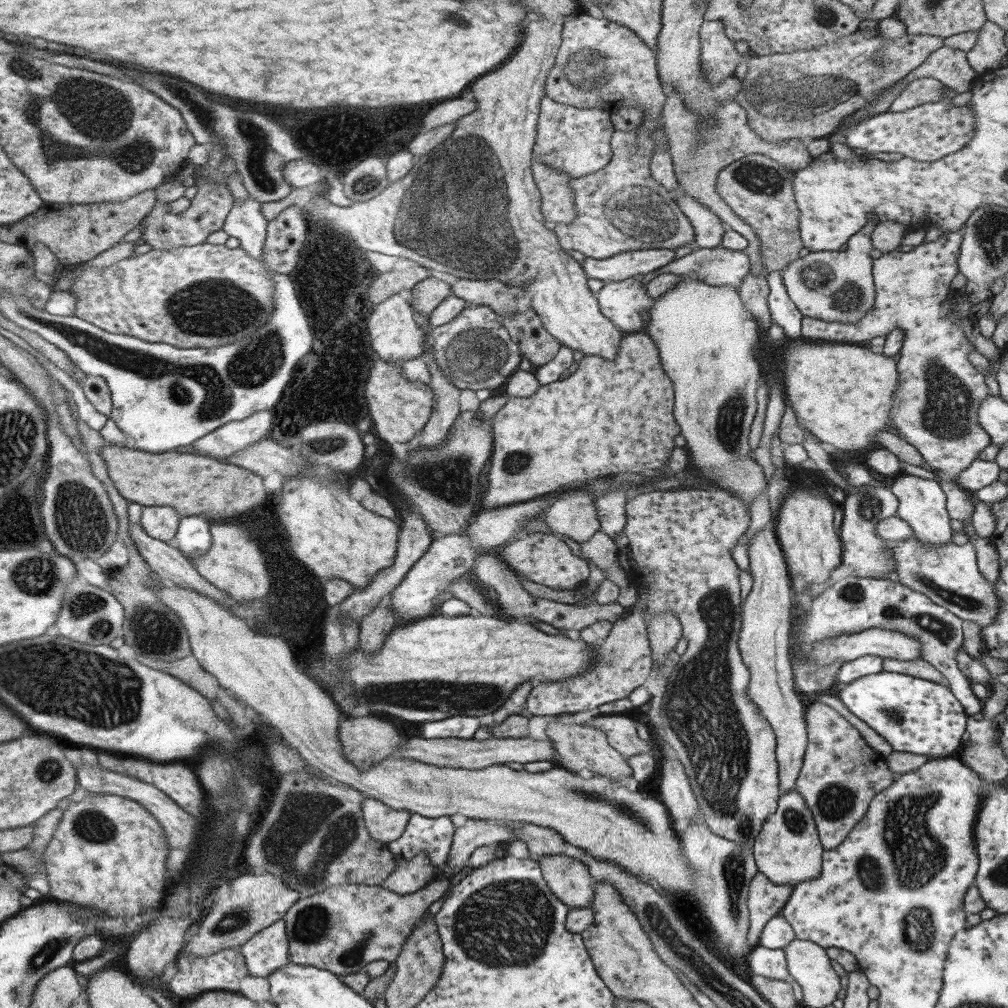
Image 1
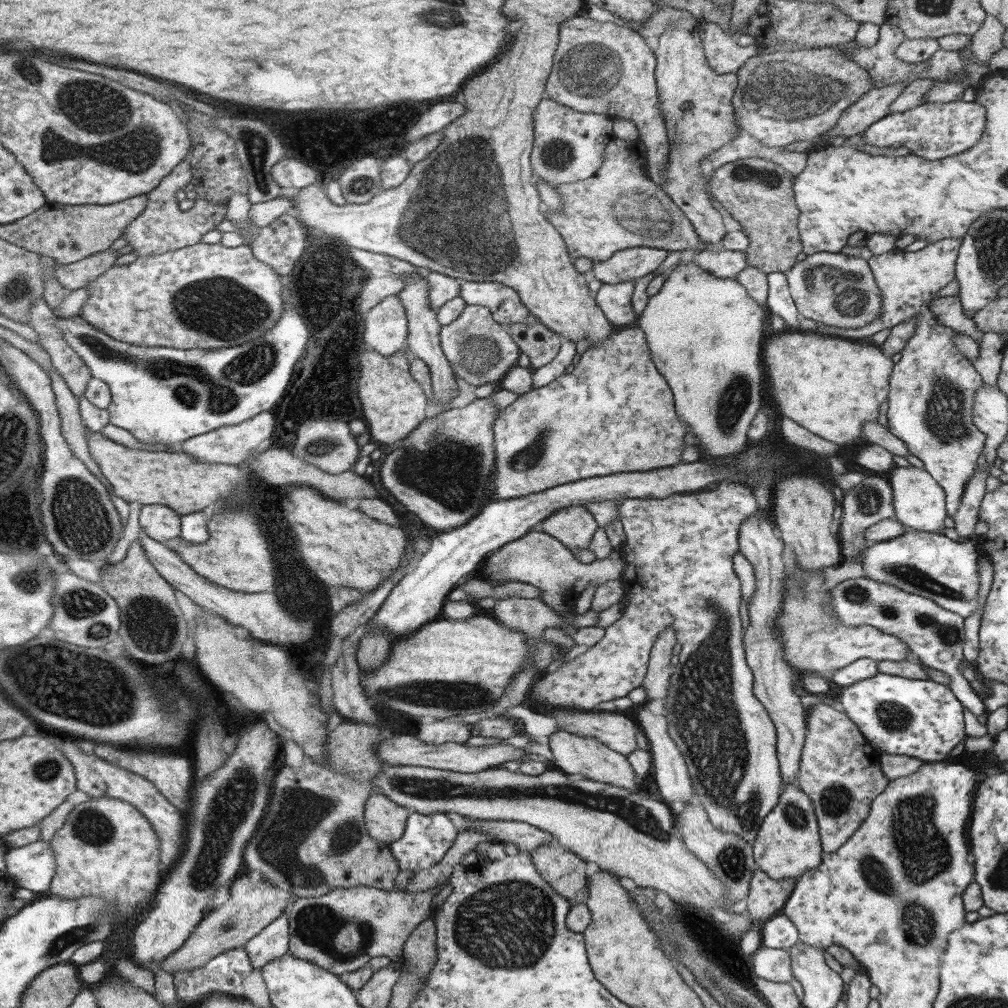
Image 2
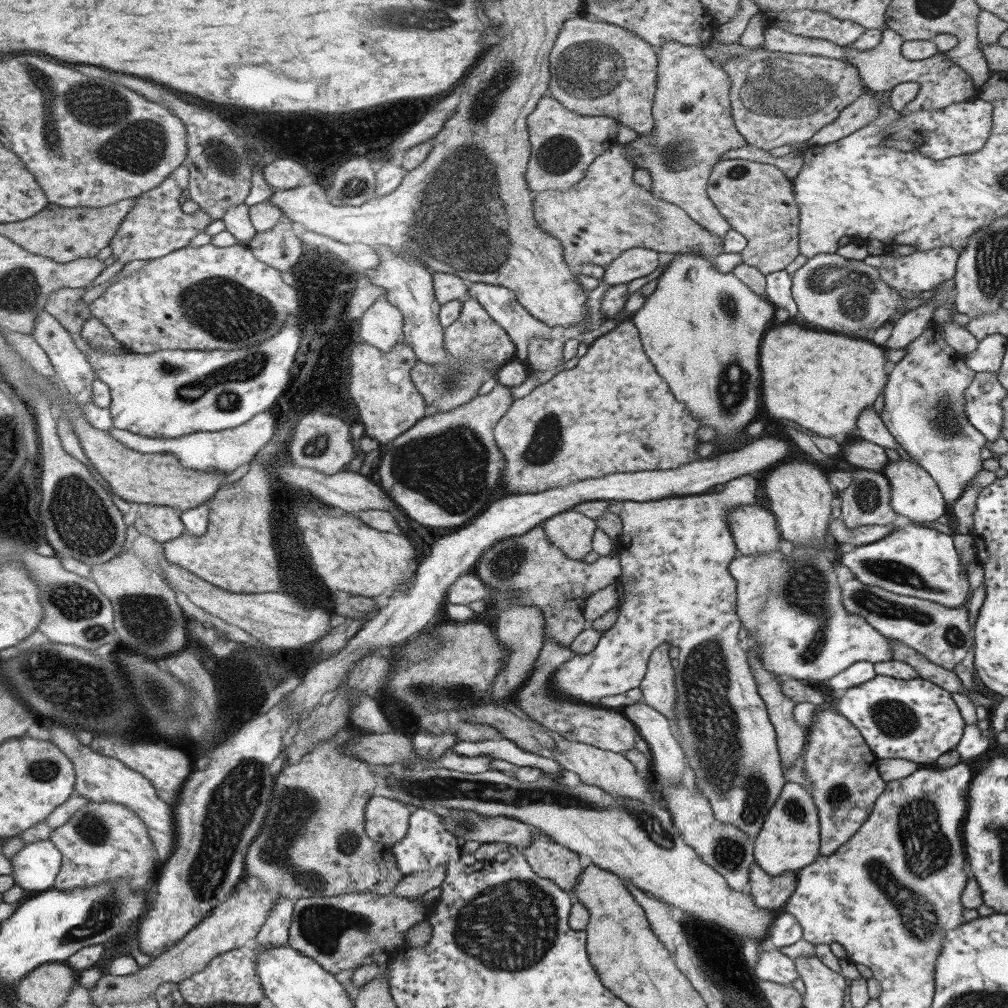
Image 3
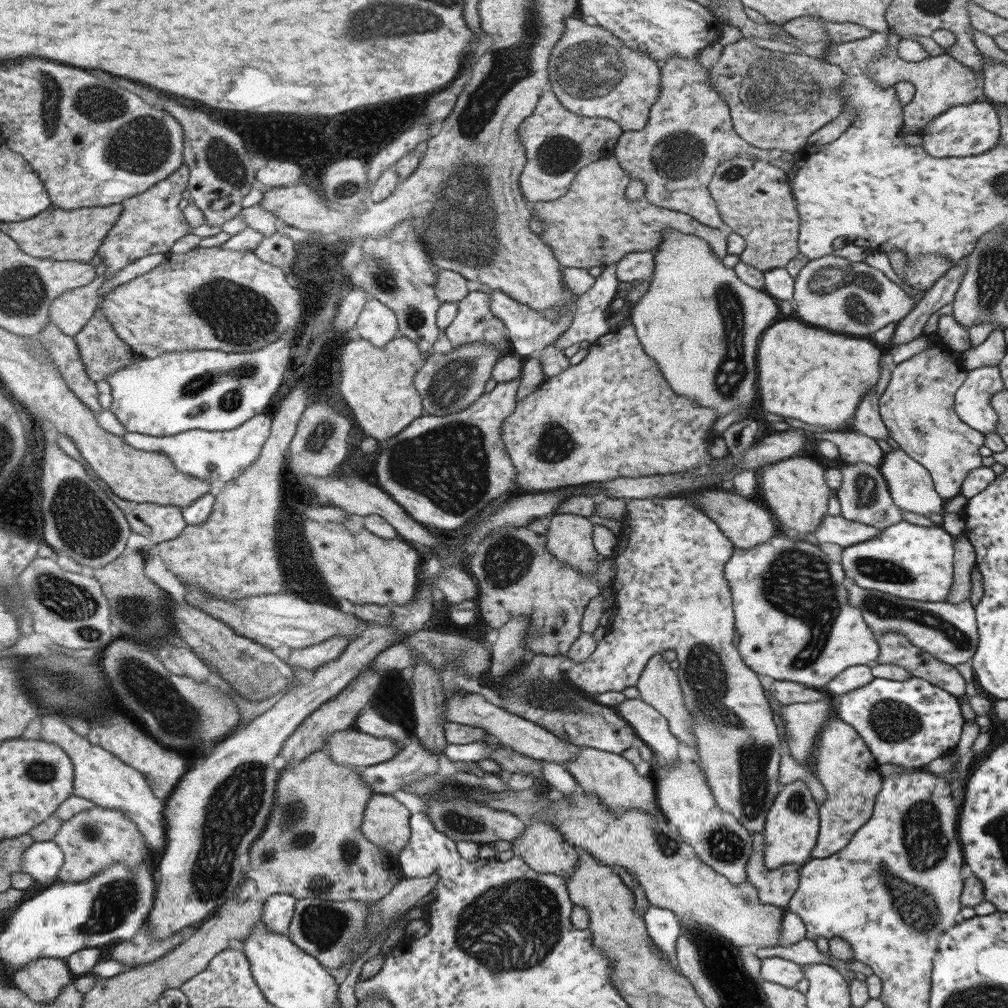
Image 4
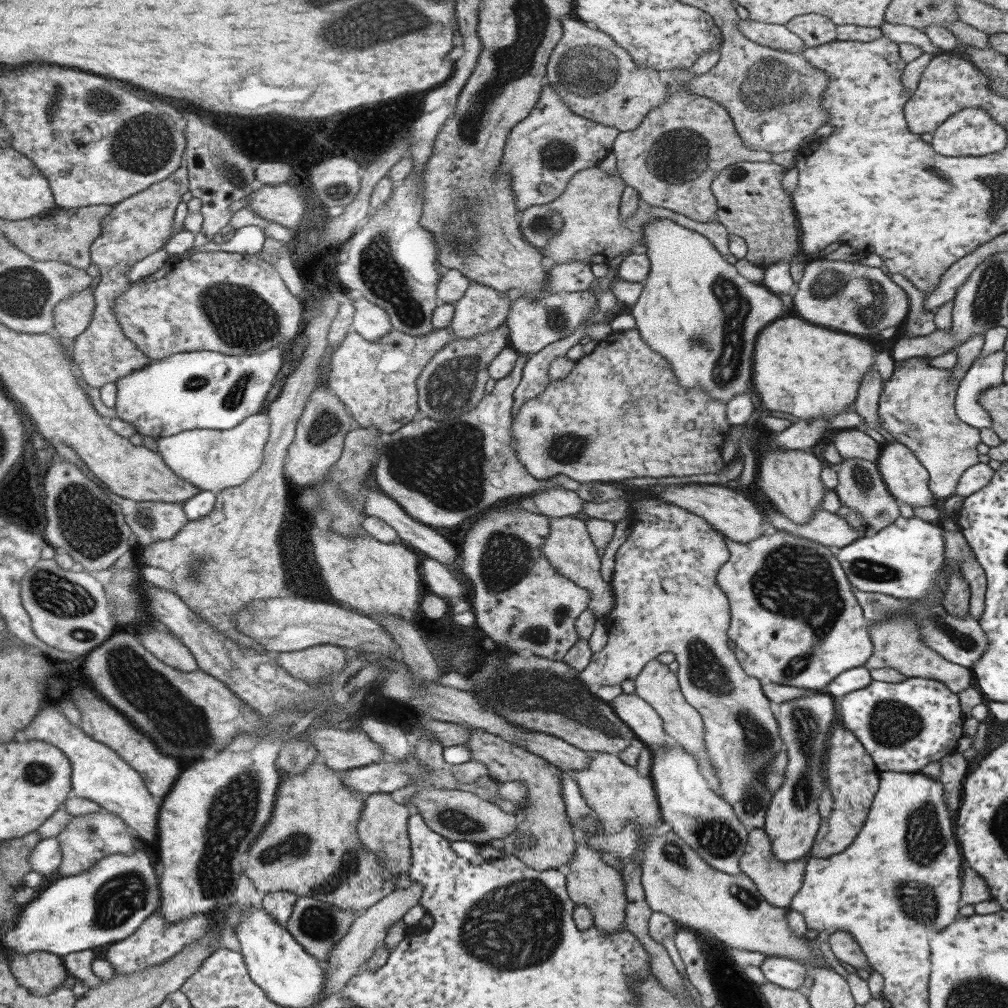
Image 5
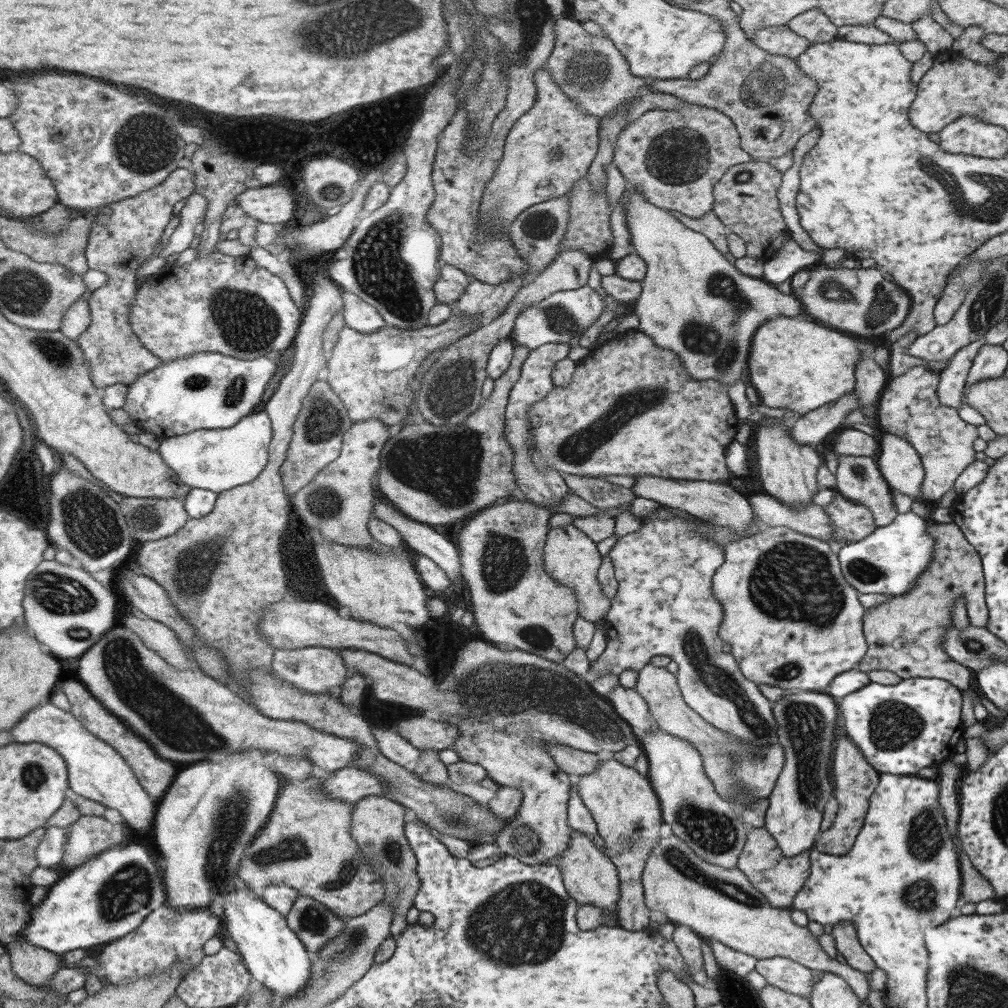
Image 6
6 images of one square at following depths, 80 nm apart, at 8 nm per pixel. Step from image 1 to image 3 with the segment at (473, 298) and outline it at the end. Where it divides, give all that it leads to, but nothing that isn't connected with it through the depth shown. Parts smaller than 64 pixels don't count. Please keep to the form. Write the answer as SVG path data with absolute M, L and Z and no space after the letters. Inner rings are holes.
M475 282L469 284L467 296L473 297L475 302L479 303L486 313L505 330L511 343L515 345L514 356L519 362L525 362L528 353L529 339L549 339L551 327L546 326L540 320L532 317L516 300L512 290L503 286L493 286Z

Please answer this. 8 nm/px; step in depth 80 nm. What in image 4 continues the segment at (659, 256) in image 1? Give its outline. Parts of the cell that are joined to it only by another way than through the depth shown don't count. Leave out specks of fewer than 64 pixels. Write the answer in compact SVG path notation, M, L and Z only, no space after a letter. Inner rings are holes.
M636 251L623 255L615 262L615 276L619 283L649 280L655 263L653 251Z

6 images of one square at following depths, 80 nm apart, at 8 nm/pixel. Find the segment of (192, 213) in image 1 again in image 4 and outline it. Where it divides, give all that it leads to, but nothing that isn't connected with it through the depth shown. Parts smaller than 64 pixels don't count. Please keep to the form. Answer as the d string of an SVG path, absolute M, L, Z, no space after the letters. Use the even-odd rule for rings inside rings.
M183 164L182 168L176 170L169 178L159 181L158 185L123 202L125 212L119 218L117 225L104 238L103 246L98 252L106 265L106 281L111 280L115 274L139 258L145 258L151 254L171 253L172 246L180 238L193 232L192 226L187 223L183 212L179 210L188 180L189 168Z

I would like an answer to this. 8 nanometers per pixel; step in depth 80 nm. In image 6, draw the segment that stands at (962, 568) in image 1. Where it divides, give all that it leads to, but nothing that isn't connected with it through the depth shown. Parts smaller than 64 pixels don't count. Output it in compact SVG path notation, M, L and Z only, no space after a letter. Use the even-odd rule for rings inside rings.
M910 510L896 517L887 526L878 526L857 542L836 547L840 571L845 582L858 593L905 594L930 561L932 538L926 534L926 522Z

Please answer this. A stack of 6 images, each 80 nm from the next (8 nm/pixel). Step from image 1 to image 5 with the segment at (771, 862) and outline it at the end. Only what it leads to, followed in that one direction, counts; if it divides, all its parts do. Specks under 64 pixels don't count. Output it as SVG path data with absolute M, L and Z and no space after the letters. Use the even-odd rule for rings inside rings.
M817 692L814 696L809 693L807 696L781 702L777 704L775 710L776 724L778 724L778 736L783 744L783 750L787 752L786 769L784 777L777 790L773 791L771 800L764 815L763 832L771 841L773 856L781 862L791 862L801 857L807 857L810 848L813 846L816 832L820 825L820 815L818 812L817 798L825 786L823 777L823 762L825 759L825 742L831 730L831 720L833 720L833 702L829 696Z

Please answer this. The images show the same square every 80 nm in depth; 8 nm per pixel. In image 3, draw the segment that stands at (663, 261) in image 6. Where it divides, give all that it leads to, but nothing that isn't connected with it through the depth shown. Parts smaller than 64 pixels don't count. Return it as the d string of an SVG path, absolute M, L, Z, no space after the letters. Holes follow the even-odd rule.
M694 252L676 253L656 280L653 292L644 298L643 305L628 320L636 327L644 353L656 373L669 384L675 400L685 404L688 412L701 420L703 426L715 428L717 434L711 440L715 440L722 452L729 452L734 446L730 444L730 439L743 432L743 428L758 413L759 347L765 326L774 317L775 308L732 272L719 272L709 258Z

